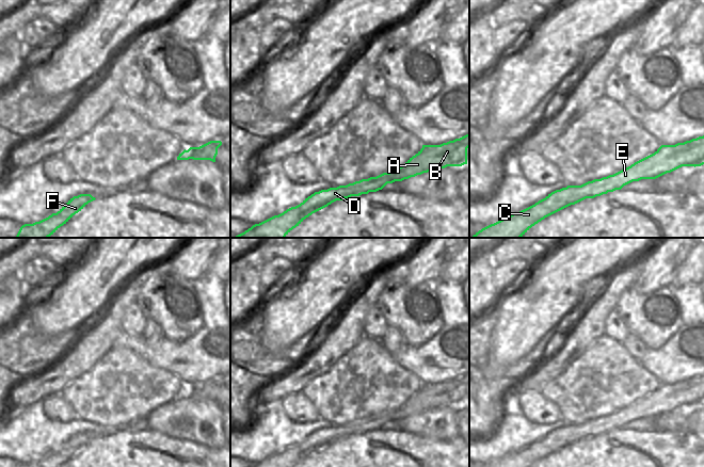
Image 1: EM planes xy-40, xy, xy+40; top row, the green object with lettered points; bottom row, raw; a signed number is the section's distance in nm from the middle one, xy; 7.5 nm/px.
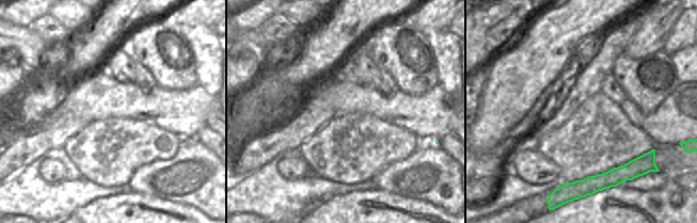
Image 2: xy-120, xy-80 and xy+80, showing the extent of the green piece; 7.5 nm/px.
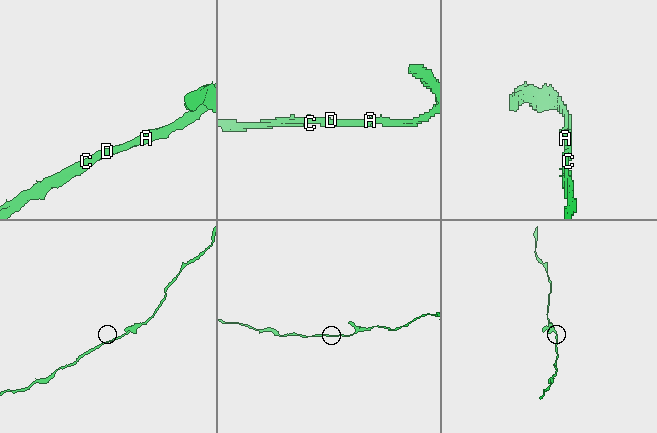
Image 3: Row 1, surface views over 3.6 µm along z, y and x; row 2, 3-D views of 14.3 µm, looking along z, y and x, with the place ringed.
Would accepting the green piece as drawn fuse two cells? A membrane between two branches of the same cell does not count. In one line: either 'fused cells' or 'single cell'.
single cell

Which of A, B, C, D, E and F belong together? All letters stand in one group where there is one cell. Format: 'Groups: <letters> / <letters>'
Groups: A B C D E F.

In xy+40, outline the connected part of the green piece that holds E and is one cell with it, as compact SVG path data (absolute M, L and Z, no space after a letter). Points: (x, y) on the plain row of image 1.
M704 374L675 384L661 384L654 392L607 416L581 424L567 424L534 444L484 467L531 467L545 456L586 437L594 437L641 418L656 418L682 405L704 403Z

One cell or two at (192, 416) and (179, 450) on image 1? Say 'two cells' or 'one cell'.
two cells

